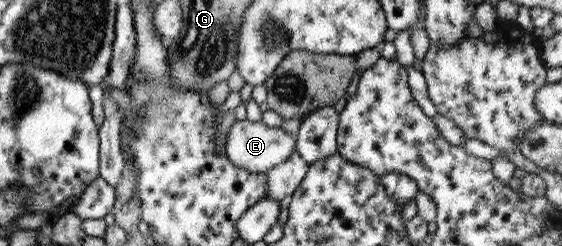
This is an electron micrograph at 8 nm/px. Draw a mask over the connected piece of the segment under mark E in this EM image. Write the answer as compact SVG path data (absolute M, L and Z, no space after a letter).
M236 121L226 136L226 155L229 160L243 170L265 173L278 164L285 162L296 150L296 138L281 127L269 127L265 123Z

